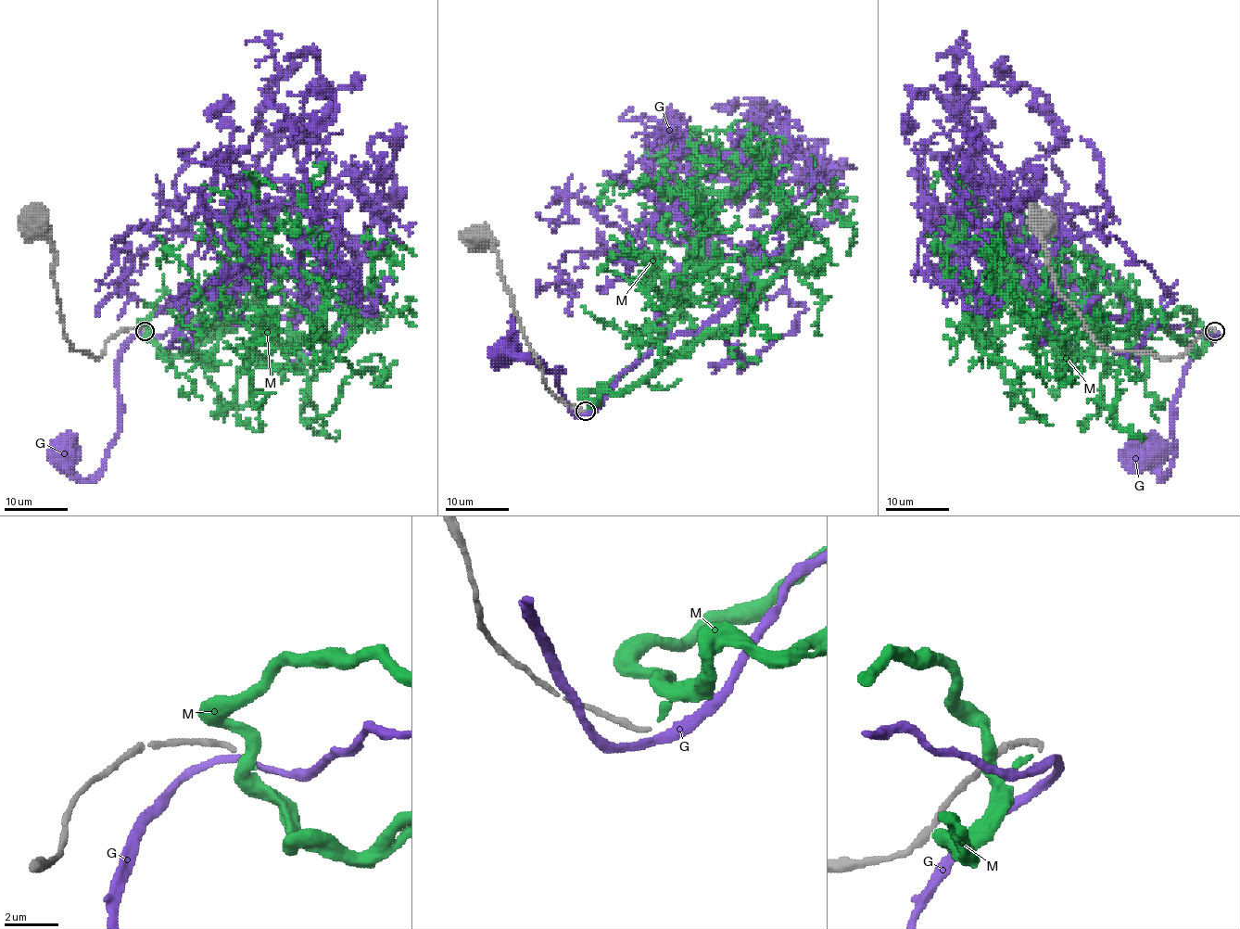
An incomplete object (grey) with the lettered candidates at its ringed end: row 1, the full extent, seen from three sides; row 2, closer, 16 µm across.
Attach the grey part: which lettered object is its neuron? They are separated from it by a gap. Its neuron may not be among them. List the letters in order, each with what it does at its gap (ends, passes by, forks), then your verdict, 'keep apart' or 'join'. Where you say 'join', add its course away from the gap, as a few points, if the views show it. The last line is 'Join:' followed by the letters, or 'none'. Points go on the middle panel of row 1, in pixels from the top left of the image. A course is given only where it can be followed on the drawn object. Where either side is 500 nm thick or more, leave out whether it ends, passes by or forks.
G: it passes by; keep apart
M: it ends; join; course (587, 409), (727, 329), (779, 270), (796, 219), (757, 172), (828, 248), (821, 266), (829, 259)
Join: M

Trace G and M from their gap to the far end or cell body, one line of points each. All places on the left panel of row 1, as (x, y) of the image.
G: (145, 332), (134, 336), (120, 355), (119, 435), (106, 464), (82, 479), (74, 471), (72, 451), (66, 449)
M: (145, 332), (178, 355), (246, 324), (346, 337), (355, 311), (330, 289), (315, 337), (388, 385)

